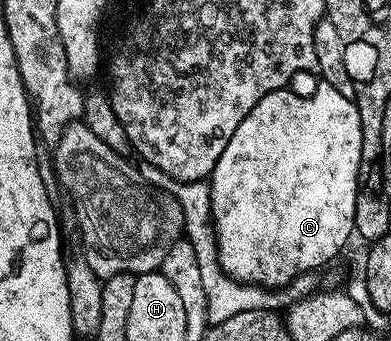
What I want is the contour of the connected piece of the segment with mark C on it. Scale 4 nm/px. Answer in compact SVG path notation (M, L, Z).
M317 82L316 92L308 95L303 99L300 95L295 95L292 89L281 89L270 92L266 97L262 97L262 101L258 101L258 105L254 105L254 109L250 109L250 113L238 125L238 129L234 129L234 137L230 137L230 141L226 145L226 149L222 149L222 157L218 157L218 165L212 171L210 176L210 186L212 188L212 223L216 227L216 244L218 245L218 257L222 269L230 277L234 277L243 283L257 283L260 287L269 289L282 289L294 277L298 277L307 271L315 271L323 268L323 263L328 263L344 246L348 243L348 238L353 238L356 226L354 225L354 213L356 212L356 190L358 189L358 169L360 168L360 158L362 157L362 125L358 117L358 109L355 102L346 97L342 97L342 93L338 93L338 89L331 87L329 83Z

